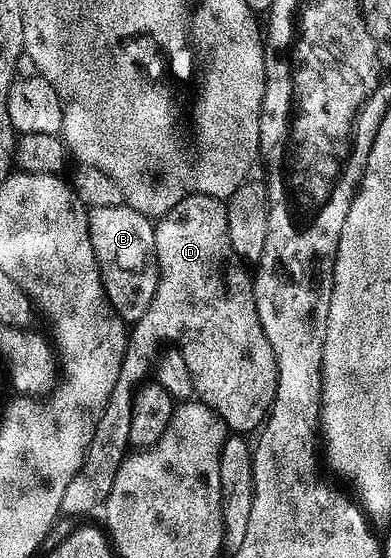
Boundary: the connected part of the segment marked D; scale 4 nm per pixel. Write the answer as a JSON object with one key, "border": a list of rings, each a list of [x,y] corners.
{"border":[[[187,194],[167,214],[157,219],[154,227],[156,236],[156,258],[158,260],[158,287],[148,312],[138,322],[129,327],[126,339],[124,360],[120,364],[120,376],[112,396],[96,424],[92,444],[86,453],[80,472],[72,478],[72,484],[64,490],[62,514],[90,514],[101,507],[116,484],[116,472],[120,464],[128,457],[131,449],[130,433],[134,415],[134,395],[139,387],[151,377],[159,357],[161,342],[170,341],[175,347],[184,348],[186,363],[192,372],[195,383],[200,384],[200,398],[206,405],[224,420],[227,431],[237,432],[243,436],[257,431],[266,421],[270,406],[276,396],[276,356],[264,328],[260,328],[260,316],[256,312],[251,277],[246,274],[243,263],[232,252],[232,240],[228,240],[228,216],[226,204],[221,198],[203,194]]]}

